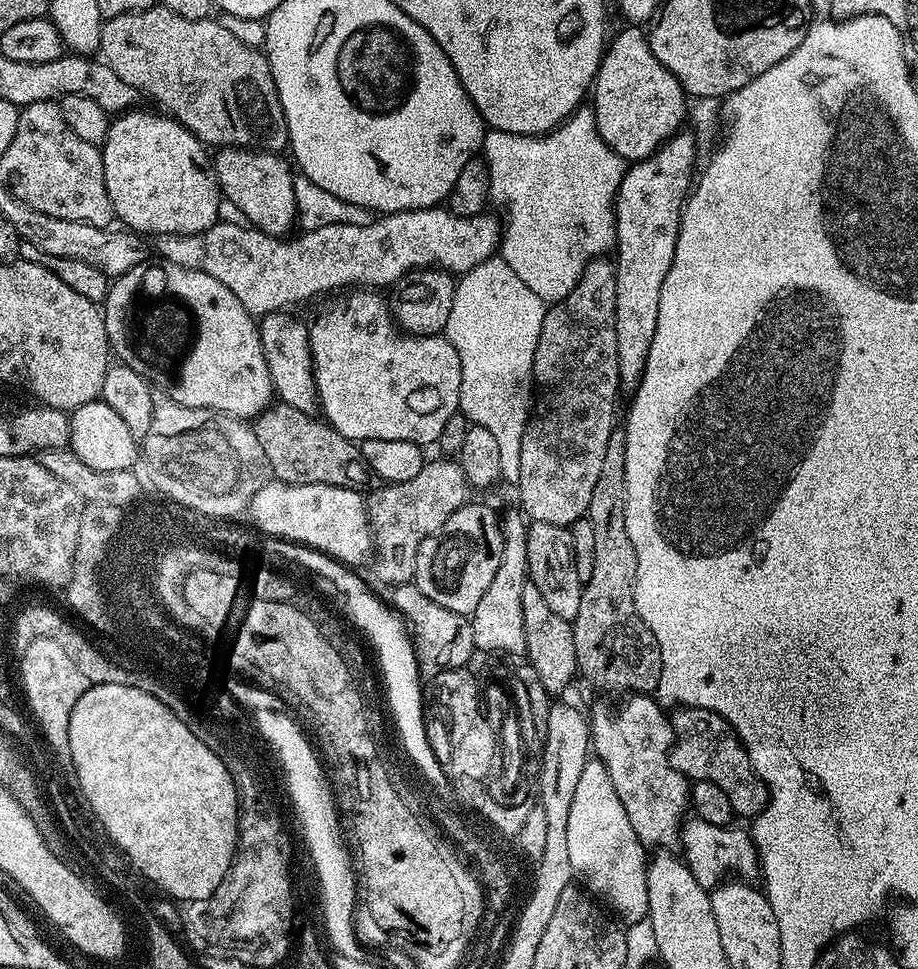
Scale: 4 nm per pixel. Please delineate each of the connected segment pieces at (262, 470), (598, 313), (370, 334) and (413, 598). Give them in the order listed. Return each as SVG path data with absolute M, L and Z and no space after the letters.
M163 390L153 391L154 398L154 422L152 423L152 432L146 434L142 441L142 464L148 467L148 476L154 483L158 484L162 491L172 500L177 500L177 505L185 508L193 508L207 516L222 516L225 518L236 518L241 514L240 511L247 509L252 503L254 494L258 494L258 490L262 490L262 486L266 486L272 471L266 462L266 454L262 454L262 445L259 444L256 437L256 429L251 423L236 419L235 416L228 416L224 412L215 412L209 408L191 408L190 406L182 406L178 402L174 402Z
M597 258L592 260L582 274L578 286L566 294L566 298L558 304L551 305L542 322L541 334L538 337L538 346L534 350L532 378L535 391L540 391L534 400L534 407L522 434L521 466L519 467L518 482L515 487L520 491L520 504L523 515L532 522L550 522L554 526L563 528L571 526L575 520L585 519L588 515L590 498L594 495L594 486L598 483L598 474L602 471L602 458L606 458L606 446L610 446L613 428L617 427L616 395L621 395L620 375L618 374L618 338L616 337L616 266L611 259Z
M352 290L345 300L332 304L324 316L311 321L308 345L312 351L312 378L316 399L323 419L353 442L370 438L394 438L398 442L414 442L421 446L435 445L446 422L457 415L462 367L458 353L444 334L409 336L396 327L392 310L376 290Z
M415 582L397 584L391 592L391 607L398 613L411 635L417 665L425 681L435 681L436 676L442 674L443 671L463 668L469 663L467 660L477 651L474 630L469 617L458 614L454 610L446 610L446 606L438 606L438 602L426 598L426 594L418 590Z

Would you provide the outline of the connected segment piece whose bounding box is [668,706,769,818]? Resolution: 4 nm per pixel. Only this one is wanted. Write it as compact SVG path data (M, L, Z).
M683 706L671 713L672 749L668 751L668 761L674 770L678 770L689 781L705 780L714 782L730 798L730 806L737 817L755 818L768 803L768 785L757 778L752 771L752 763L744 749L744 743L736 731L723 720L717 712L701 708Z

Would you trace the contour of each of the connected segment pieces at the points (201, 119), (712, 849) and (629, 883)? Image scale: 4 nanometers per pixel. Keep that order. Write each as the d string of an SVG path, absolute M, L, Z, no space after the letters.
M153 6L141 12L123 12L117 16L107 17L101 23L99 55L104 63L110 66L110 70L114 70L114 74L118 74L118 78L122 78L122 82L130 82L130 86L134 86L137 93L144 95L145 92L146 95L153 96L161 104L159 107L167 115L180 124L186 125L200 139L200 143L205 146L216 144L215 146L225 148L258 148L262 152L275 152L277 154L283 153L289 147L286 118L282 110L282 102L278 98L278 90L274 86L274 78L268 65L267 55L261 49L246 46L246 42L234 38L234 34L230 34L230 30L226 30L226 26L222 26L219 19L187 20L174 14L174 10L166 10L159 6Z
M695 818L685 819L680 825L679 847L684 848L682 859L688 865L690 874L698 878L698 886L713 889L729 874L740 878L752 878L760 871L760 860L756 857L756 846L752 843L751 835L737 826L714 826L710 822L702 822Z
M589 759L581 776L578 777L578 786L574 790L574 803L570 805L570 819L566 822L566 850L570 854L570 866L575 879L588 889L593 897L603 901L625 925L647 920L646 878L649 859L644 856L646 845L640 841L638 834L634 834L630 818L626 818L626 810L623 809L618 794L614 791L614 784L610 782L610 774L606 774L606 766L602 766L602 762L598 759Z

